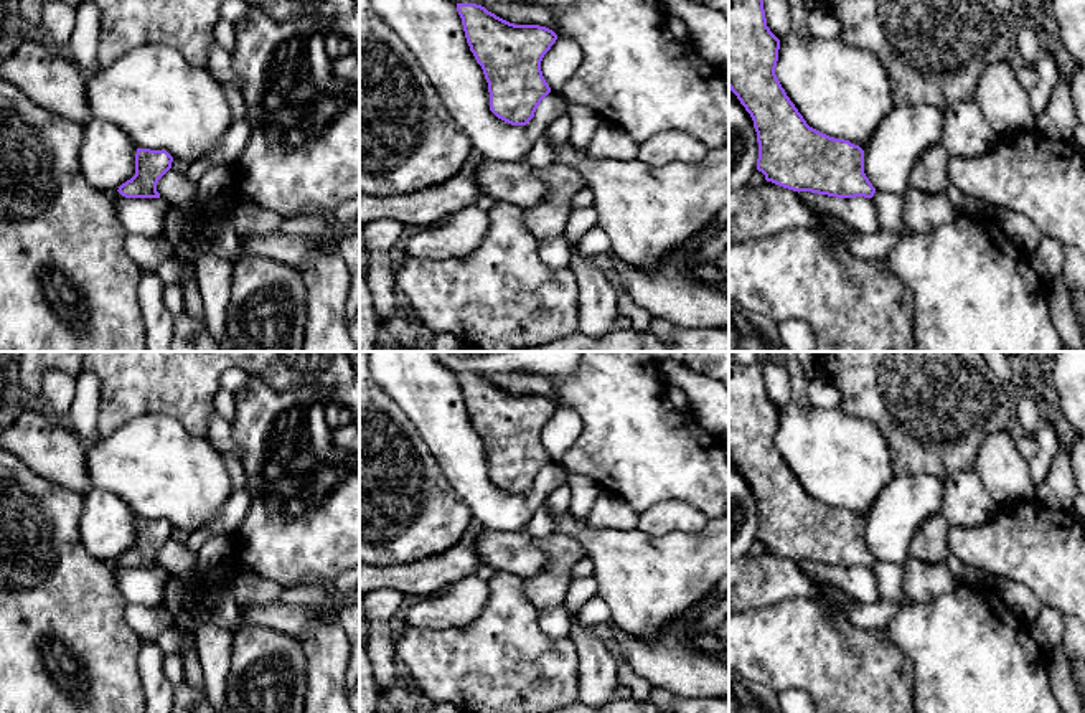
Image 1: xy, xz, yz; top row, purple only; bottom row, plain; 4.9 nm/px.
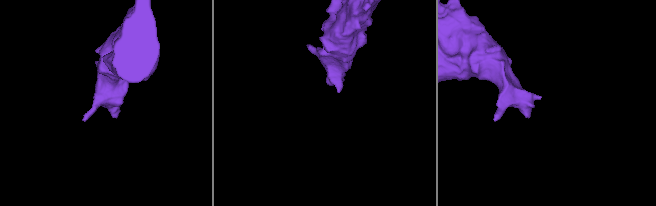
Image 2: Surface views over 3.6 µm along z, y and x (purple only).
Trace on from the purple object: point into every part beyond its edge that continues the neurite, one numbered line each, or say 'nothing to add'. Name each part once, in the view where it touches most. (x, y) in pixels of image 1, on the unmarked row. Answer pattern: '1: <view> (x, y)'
nothing to add

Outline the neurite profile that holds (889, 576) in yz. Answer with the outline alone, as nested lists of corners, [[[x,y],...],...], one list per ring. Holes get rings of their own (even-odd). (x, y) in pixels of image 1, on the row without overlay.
[[[876,561],[872,571],[877,579],[879,594],[884,601],[900,602],[905,597],[904,566],[887,561]]]

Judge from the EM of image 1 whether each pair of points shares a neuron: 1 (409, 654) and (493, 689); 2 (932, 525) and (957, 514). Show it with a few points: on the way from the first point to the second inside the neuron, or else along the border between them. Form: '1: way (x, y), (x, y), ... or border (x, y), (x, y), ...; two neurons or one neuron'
1: way (431, 659), (439, 664), (472, 667); one neuron
2: border (940, 512), (948, 527); two neurons

